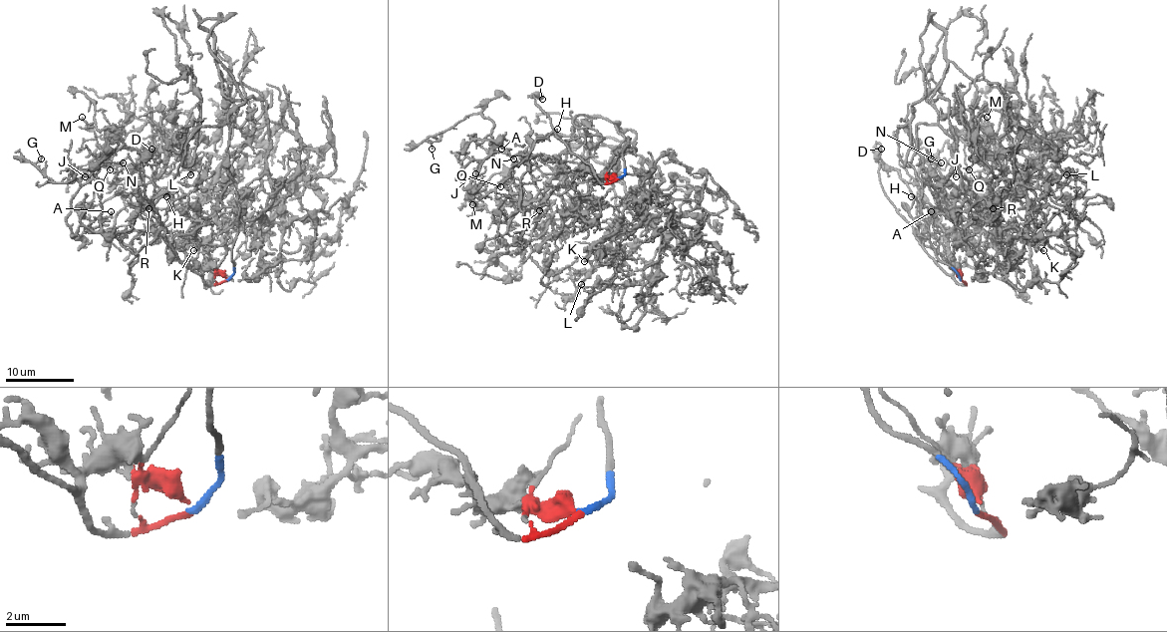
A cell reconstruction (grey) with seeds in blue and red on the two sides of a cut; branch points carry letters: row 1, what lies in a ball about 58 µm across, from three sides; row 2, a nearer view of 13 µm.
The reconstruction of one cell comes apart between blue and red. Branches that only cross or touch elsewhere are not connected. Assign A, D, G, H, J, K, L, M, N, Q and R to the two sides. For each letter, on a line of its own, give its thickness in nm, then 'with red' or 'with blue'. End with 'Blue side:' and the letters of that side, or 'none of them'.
A: 130 nm thick; with red
D: 280 nm thick; with red
G: 140 nm thick; with red
H: 110 nm thick; with red
J: 120 nm thick; with red
K: 160 nm thick; with blue
L: 160 nm thick; with blue
M: 80 nm thick; with blue
N: 100 nm thick; with red
Q: 100 nm thick; with blue
R: 130 nm thick; with blue
Blue side: K, L, M, Q, R

